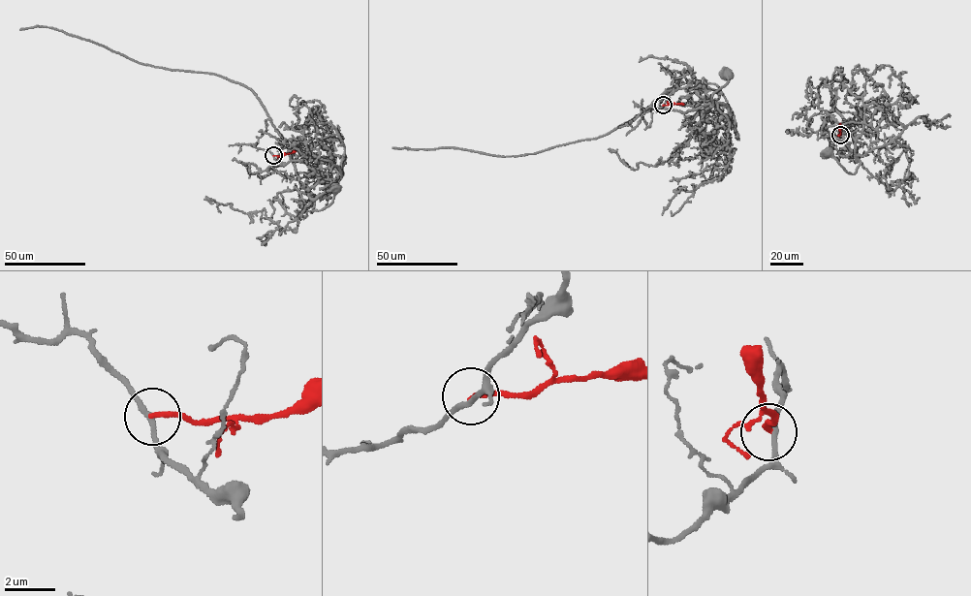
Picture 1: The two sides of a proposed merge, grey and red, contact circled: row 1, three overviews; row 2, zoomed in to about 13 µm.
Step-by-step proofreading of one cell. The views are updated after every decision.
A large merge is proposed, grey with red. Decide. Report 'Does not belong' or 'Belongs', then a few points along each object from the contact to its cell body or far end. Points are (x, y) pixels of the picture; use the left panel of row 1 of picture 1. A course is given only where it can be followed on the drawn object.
Does not belong. Course of grey: (273, 155), (279, 162), (297, 160), (314, 170), (318, 182), (308, 192), (313, 211), (328, 206), (334, 188). Course of red: (273, 155), (296, 151)

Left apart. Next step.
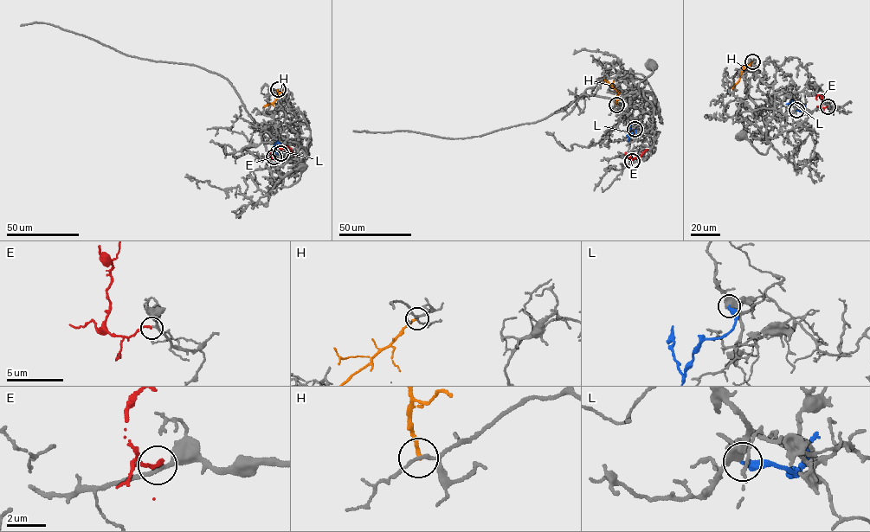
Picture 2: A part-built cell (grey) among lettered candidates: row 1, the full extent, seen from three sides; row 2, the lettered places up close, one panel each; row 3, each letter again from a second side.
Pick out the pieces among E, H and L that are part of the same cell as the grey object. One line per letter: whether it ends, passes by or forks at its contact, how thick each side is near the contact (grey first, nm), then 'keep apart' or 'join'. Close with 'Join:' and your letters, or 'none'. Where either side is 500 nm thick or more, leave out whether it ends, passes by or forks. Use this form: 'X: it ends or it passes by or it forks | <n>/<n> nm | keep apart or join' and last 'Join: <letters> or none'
E: it ends | 240/170 nm | join
H: it ends | 130/170 nm | keep apart
L: it ends | 400/360 nm | keep apart
Join: E

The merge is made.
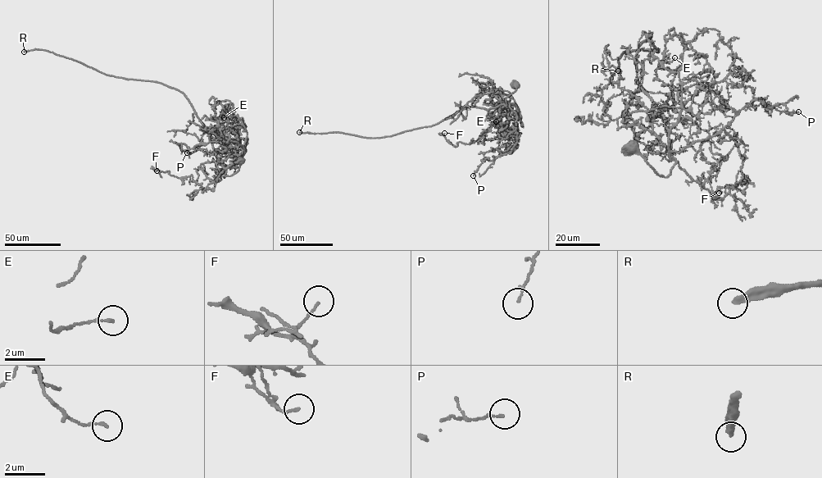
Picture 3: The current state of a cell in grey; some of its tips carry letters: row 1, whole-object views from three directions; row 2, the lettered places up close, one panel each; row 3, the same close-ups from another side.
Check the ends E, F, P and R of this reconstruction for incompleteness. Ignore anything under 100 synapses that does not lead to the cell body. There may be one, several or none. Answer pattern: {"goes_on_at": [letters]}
{"goes_on_at": ["R"]}

